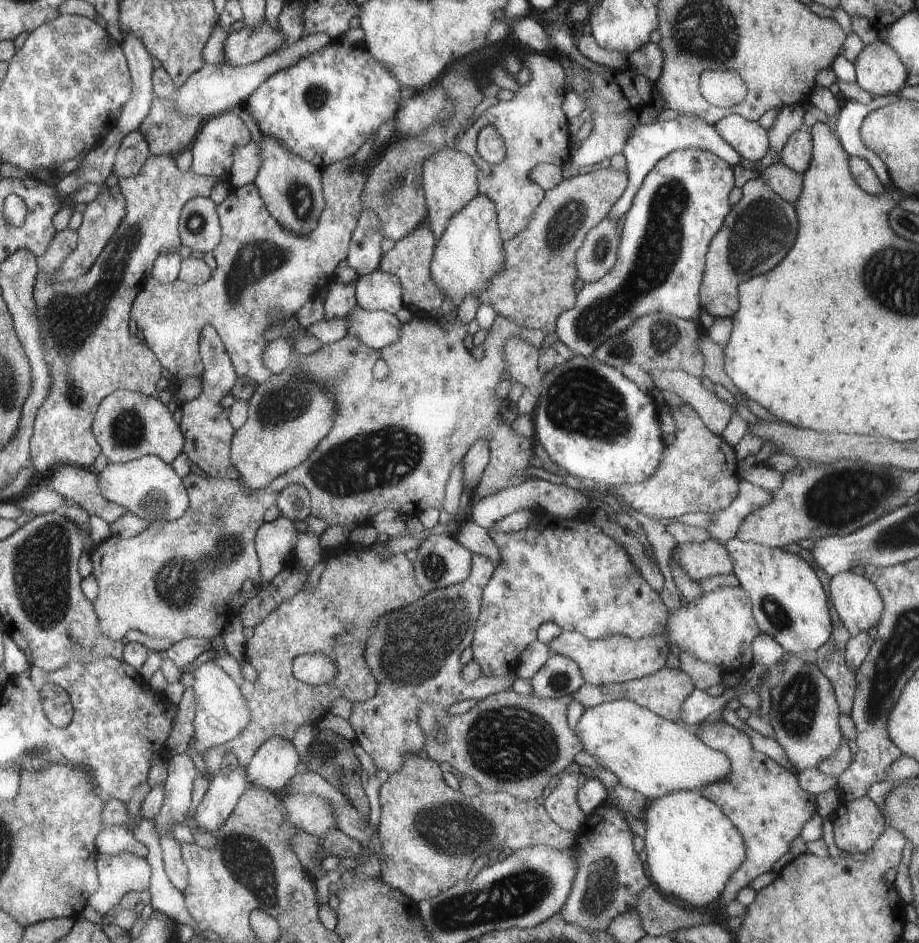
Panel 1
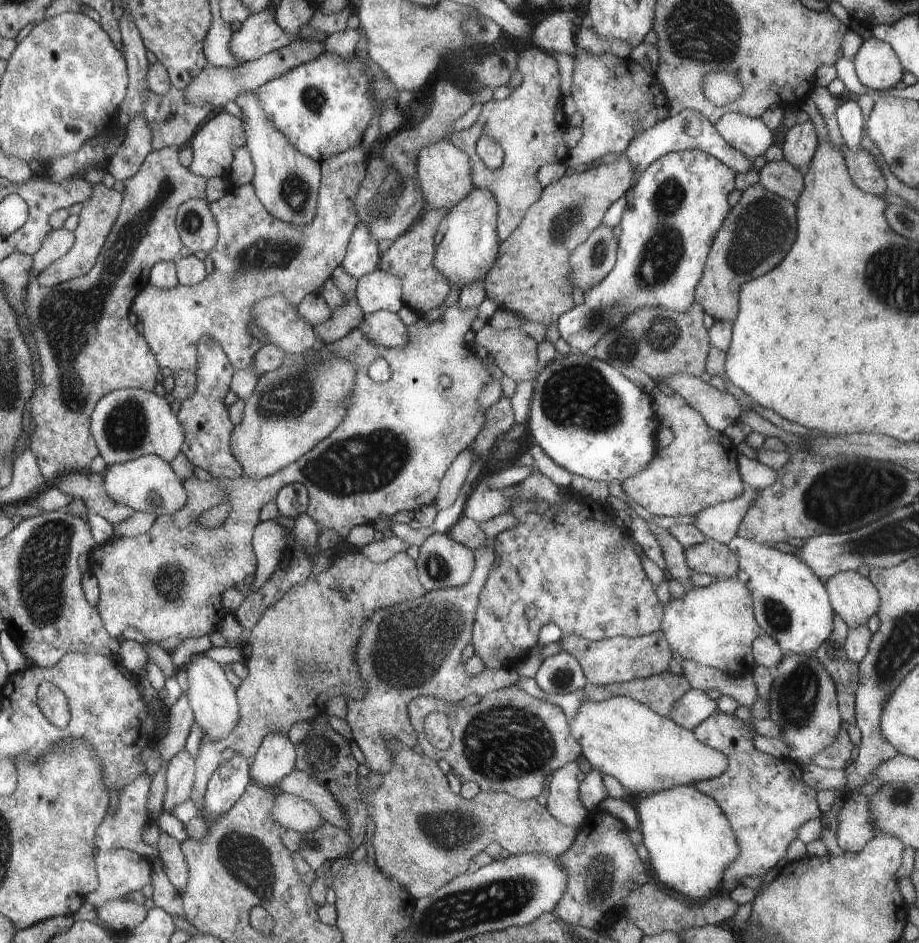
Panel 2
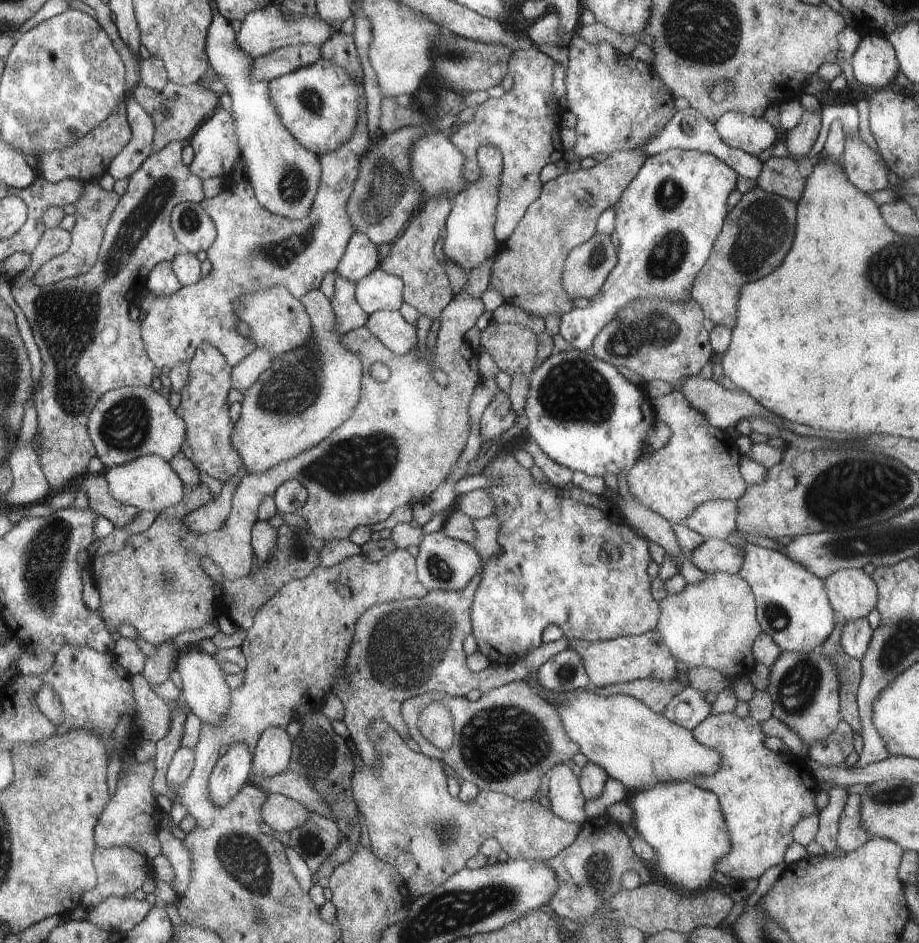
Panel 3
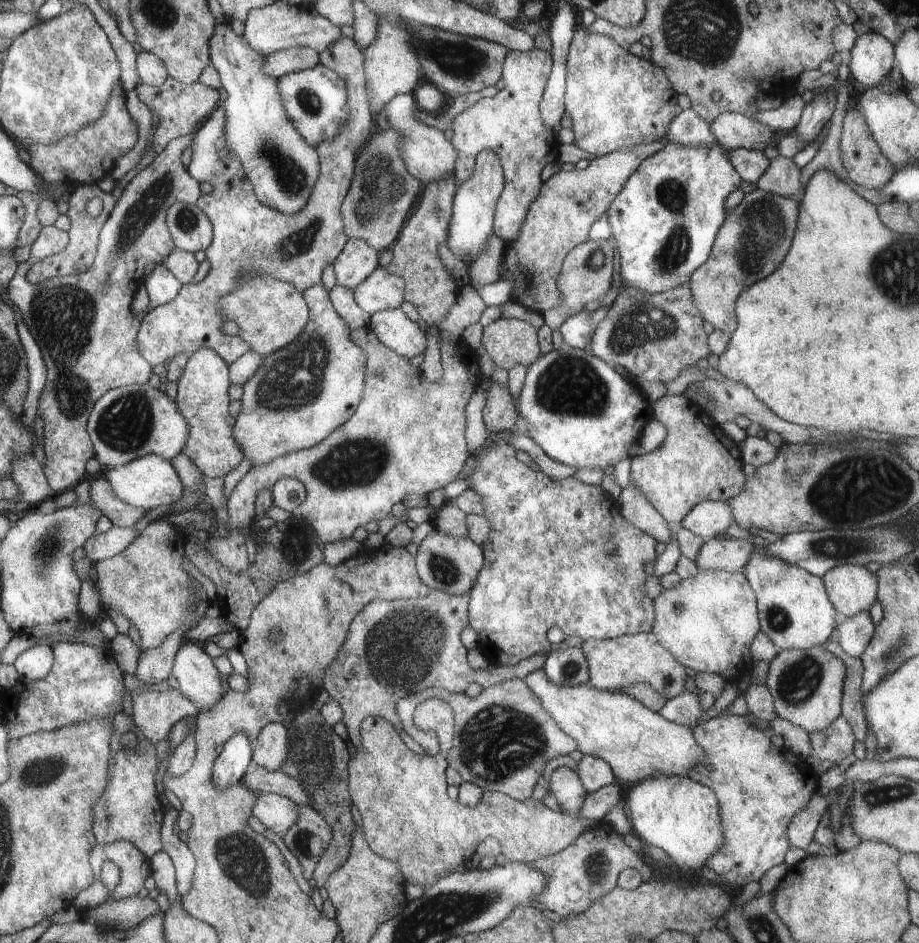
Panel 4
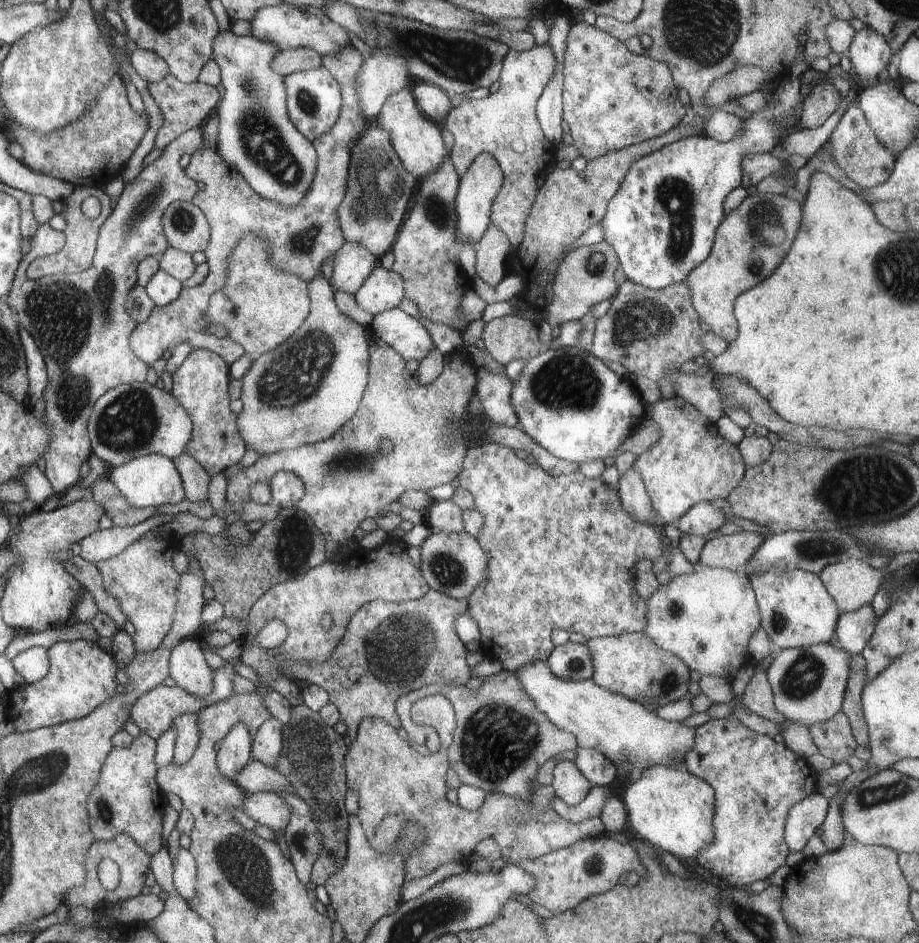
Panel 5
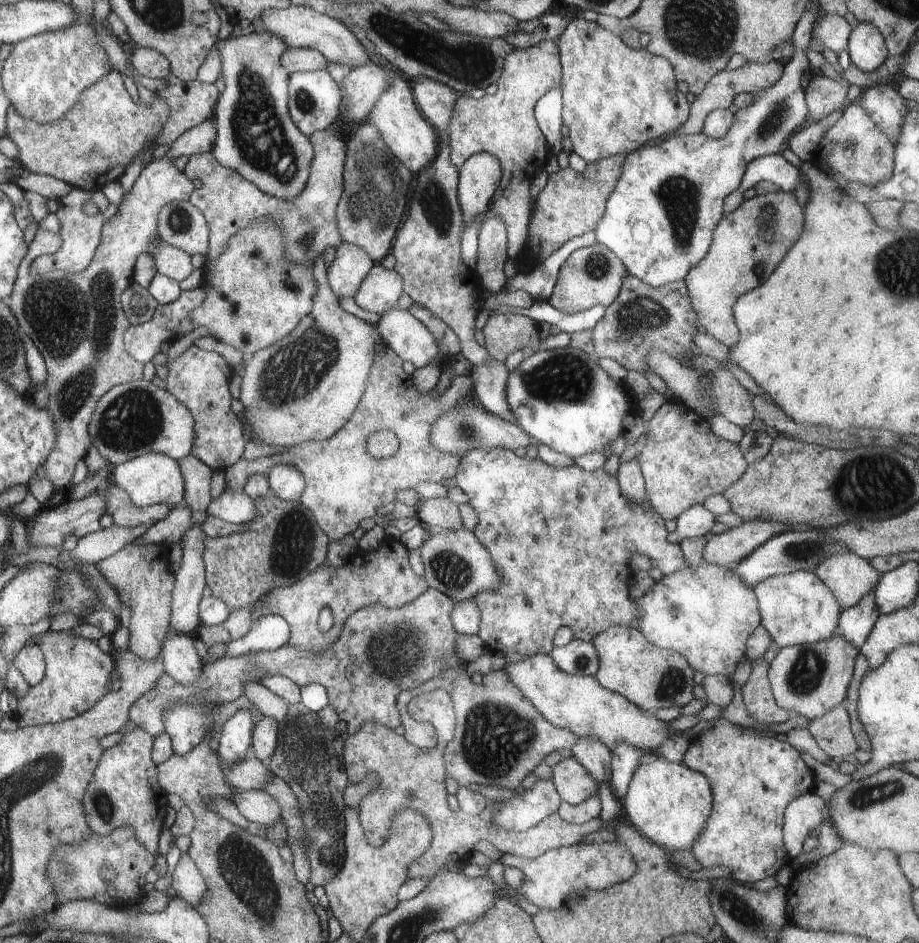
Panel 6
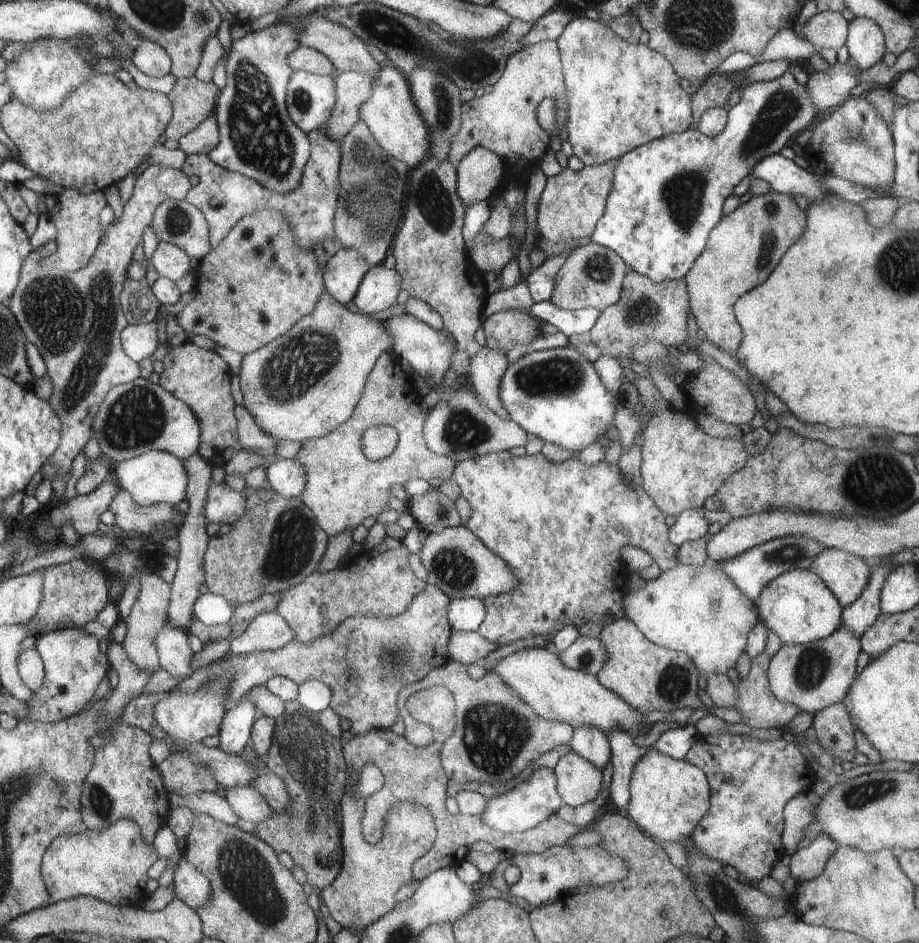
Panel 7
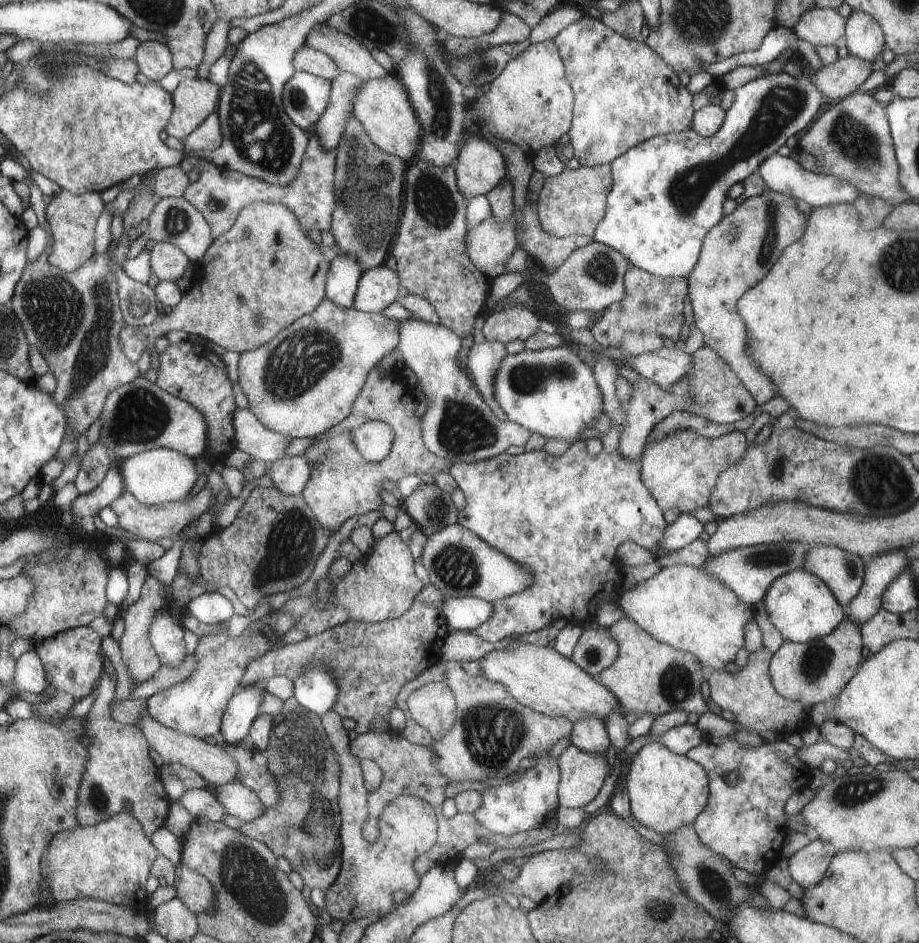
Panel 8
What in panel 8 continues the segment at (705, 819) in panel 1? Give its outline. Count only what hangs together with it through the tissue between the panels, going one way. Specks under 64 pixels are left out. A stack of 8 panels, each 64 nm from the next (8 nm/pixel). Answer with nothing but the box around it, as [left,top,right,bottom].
[625,740,709,834]

